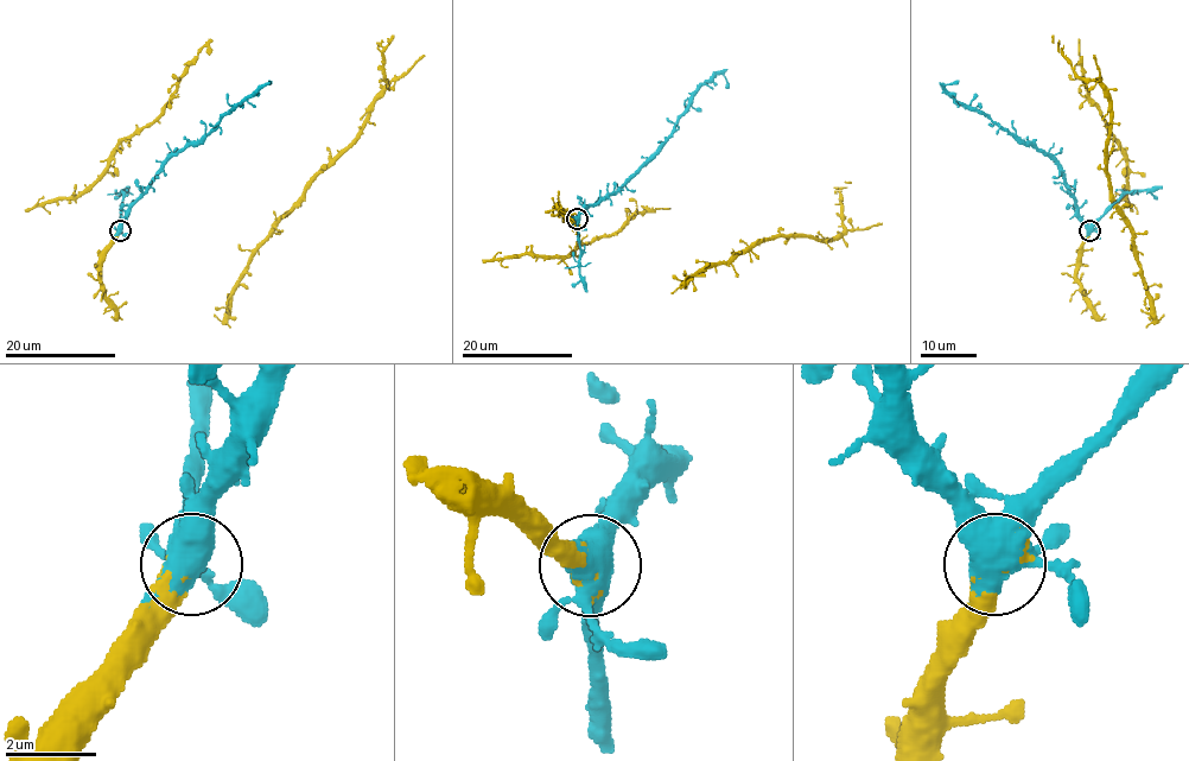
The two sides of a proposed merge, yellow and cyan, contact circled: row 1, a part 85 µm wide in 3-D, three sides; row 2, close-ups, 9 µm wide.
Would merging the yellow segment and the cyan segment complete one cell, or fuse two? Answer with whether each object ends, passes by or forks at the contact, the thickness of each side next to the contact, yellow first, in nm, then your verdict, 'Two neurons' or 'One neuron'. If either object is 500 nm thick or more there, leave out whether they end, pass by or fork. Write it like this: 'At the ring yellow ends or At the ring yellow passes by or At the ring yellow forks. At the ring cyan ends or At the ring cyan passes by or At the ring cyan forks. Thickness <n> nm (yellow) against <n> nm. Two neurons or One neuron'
Thickness 700 nm (yellow) against 480 nm. One neuron

